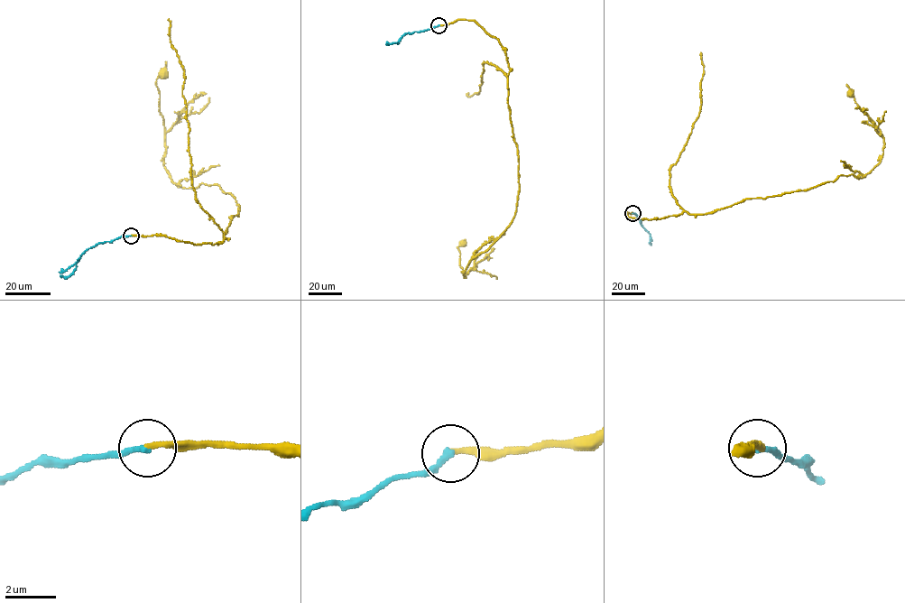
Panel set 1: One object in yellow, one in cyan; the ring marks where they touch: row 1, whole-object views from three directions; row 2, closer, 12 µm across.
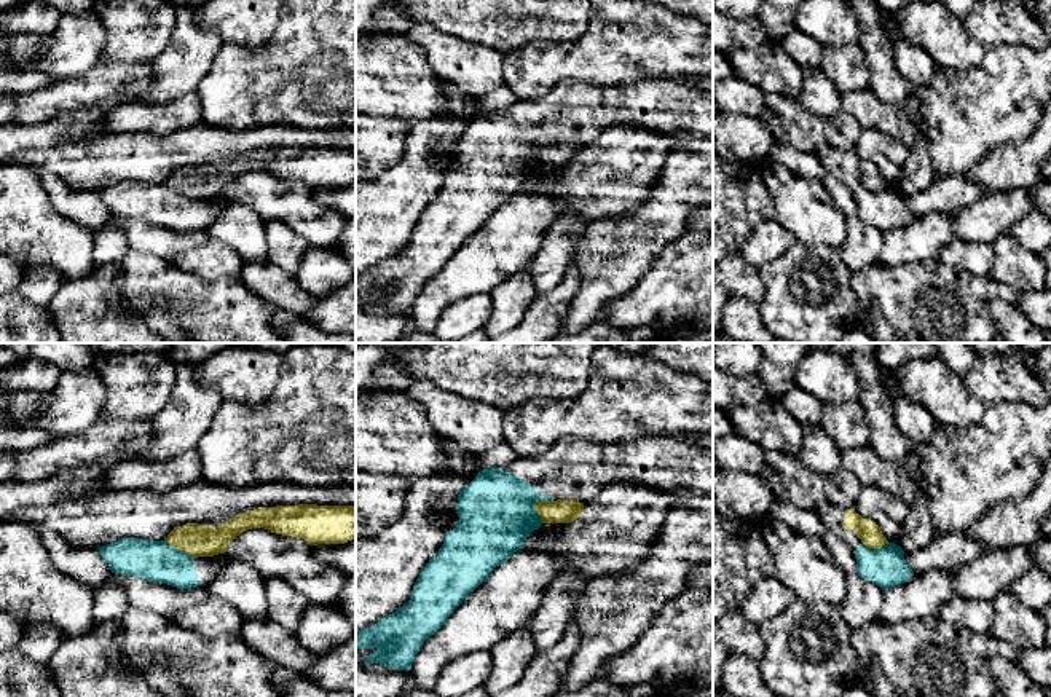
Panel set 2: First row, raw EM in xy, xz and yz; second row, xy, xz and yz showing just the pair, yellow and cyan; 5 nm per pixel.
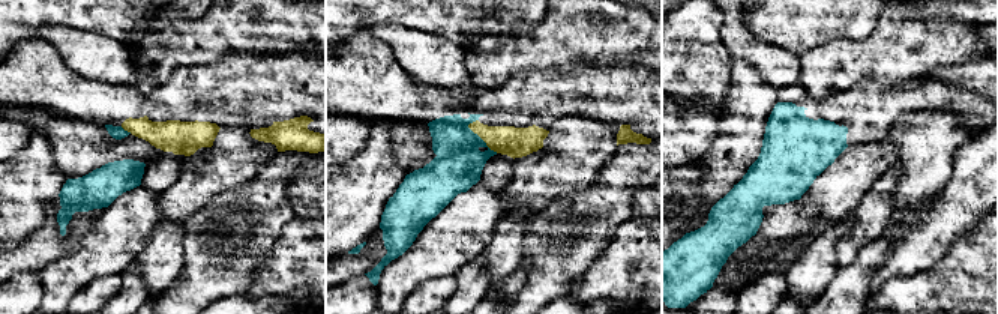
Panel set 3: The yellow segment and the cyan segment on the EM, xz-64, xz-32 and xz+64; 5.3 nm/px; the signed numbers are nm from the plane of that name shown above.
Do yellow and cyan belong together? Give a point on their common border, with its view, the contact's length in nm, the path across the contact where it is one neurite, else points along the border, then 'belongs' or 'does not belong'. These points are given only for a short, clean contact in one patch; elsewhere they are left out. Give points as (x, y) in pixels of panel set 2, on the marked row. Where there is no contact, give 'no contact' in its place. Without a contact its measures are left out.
meets yellow in xz at (533, 504); contact 140 nm long; border along xz (551, 498), (533, 504), (543, 522); does not belong

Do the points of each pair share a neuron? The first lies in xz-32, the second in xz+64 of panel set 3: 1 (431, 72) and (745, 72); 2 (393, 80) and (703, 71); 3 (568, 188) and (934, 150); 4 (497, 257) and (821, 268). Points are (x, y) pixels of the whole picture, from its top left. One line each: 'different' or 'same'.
1: different
2: same
3: same
4: different

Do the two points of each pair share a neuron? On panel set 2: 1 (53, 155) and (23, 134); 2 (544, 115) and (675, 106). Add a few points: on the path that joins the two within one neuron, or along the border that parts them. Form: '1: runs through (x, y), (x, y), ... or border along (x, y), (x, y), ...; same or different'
1: border along (74, 141), (48, 147), (29, 147), (16, 160); different
2: runs through (576, 109), (643, 106); same

